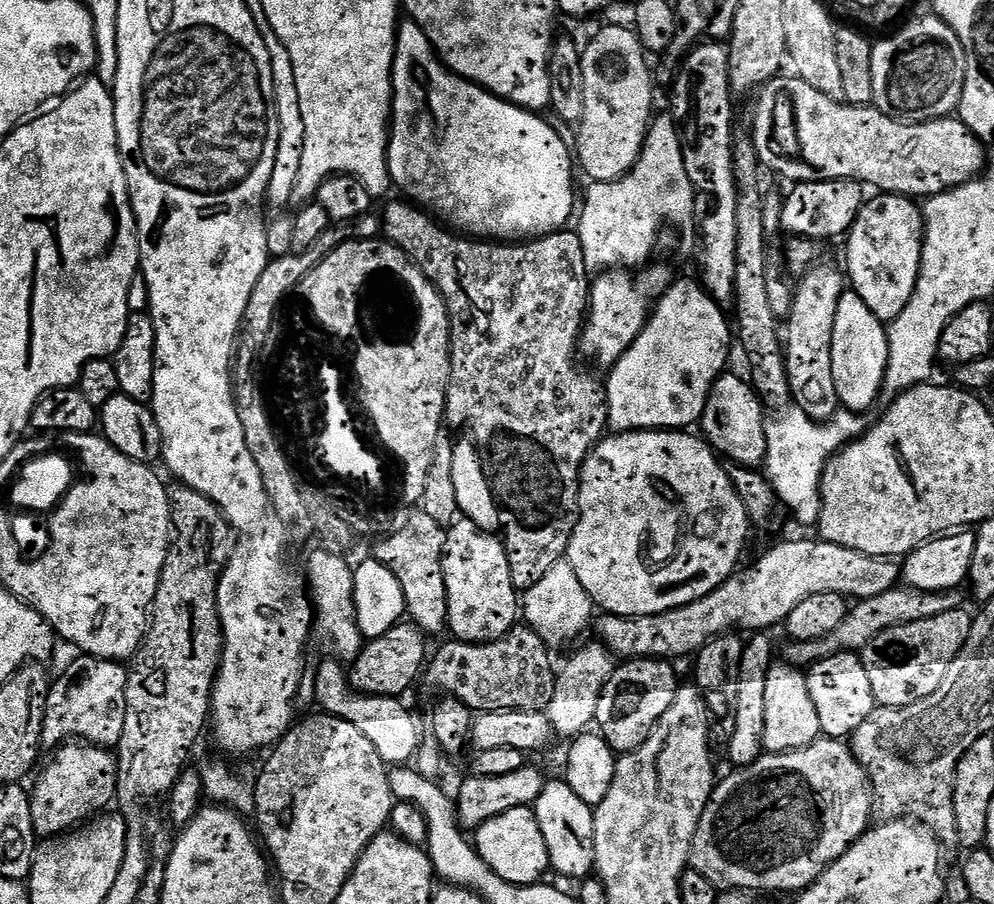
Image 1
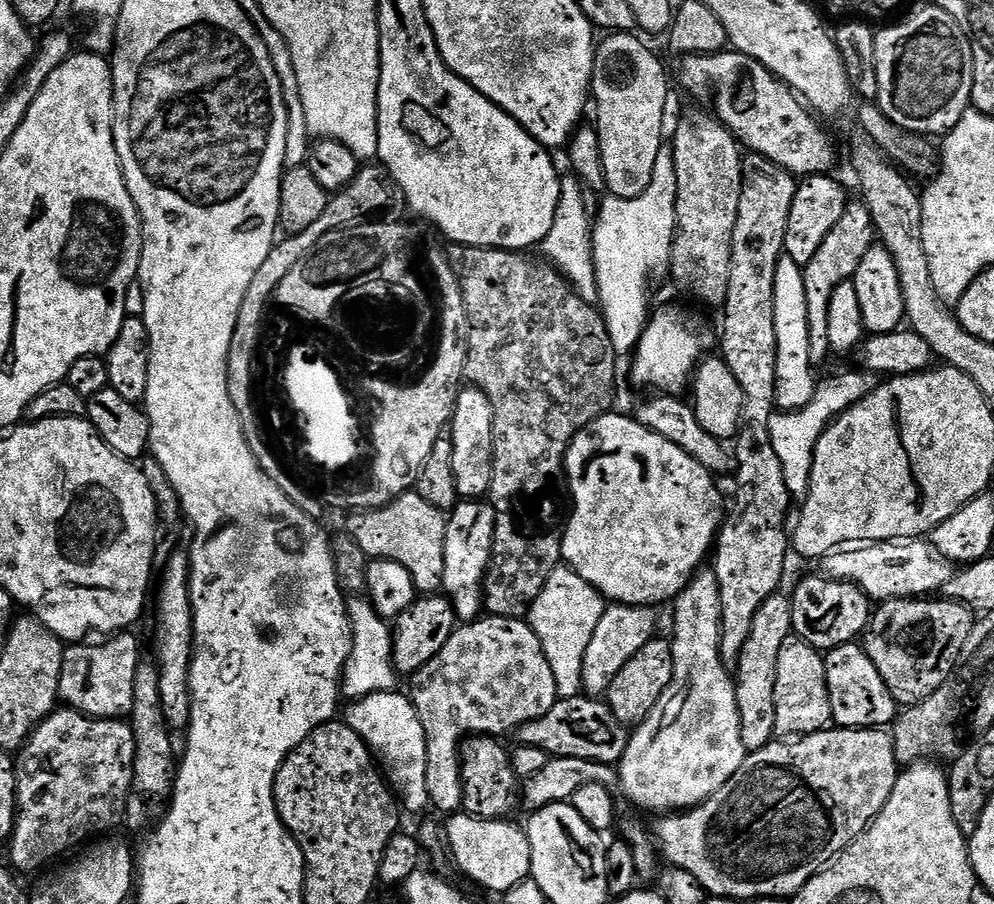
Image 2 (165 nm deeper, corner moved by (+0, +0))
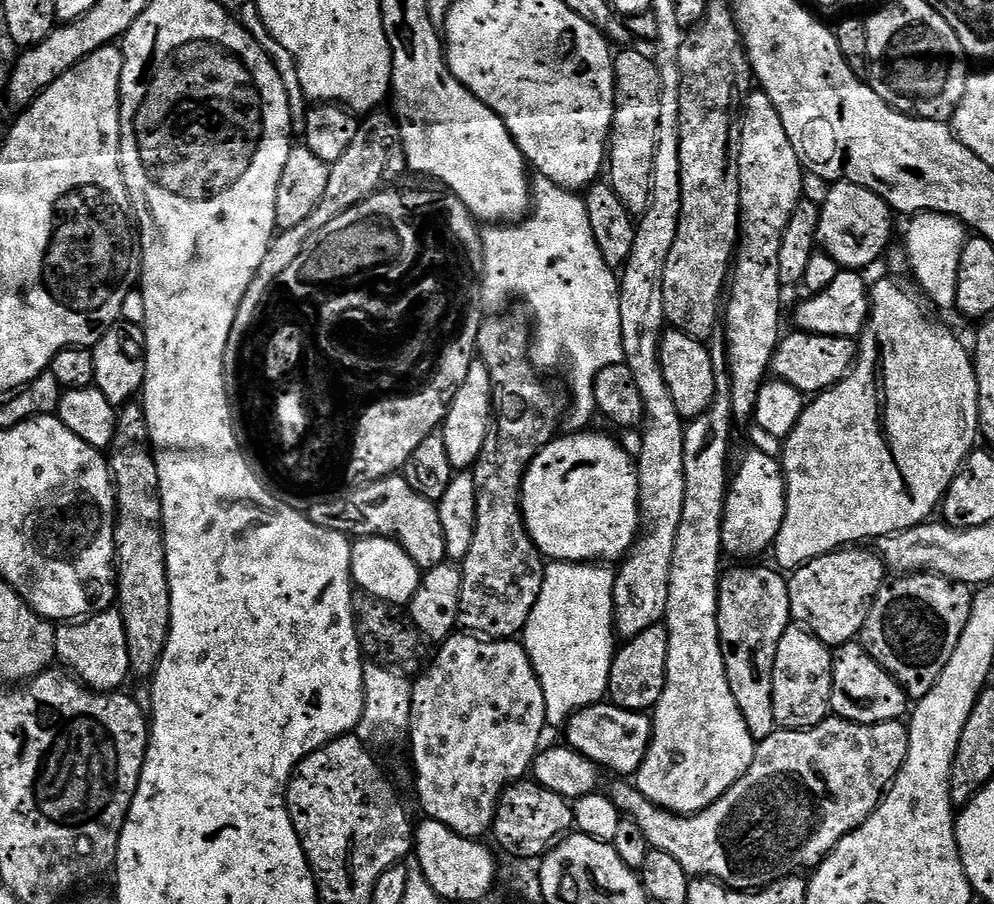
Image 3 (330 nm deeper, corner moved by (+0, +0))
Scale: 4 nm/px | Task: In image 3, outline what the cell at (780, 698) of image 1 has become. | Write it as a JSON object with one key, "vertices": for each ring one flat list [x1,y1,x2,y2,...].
{"vertices":[[789,626,784,631,782,642,778,642,772,679,777,729,802,732,829,719,832,710,832,653,833,649,807,628]]}

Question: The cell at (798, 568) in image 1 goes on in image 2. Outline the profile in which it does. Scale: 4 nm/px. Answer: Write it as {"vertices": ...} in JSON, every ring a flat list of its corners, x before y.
{"vertices":[[927,539,881,540,863,546,848,546,829,552,823,561,823,571,830,580,845,580,857,584,873,602,885,600,914,600,943,593,950,582,954,565]]}

